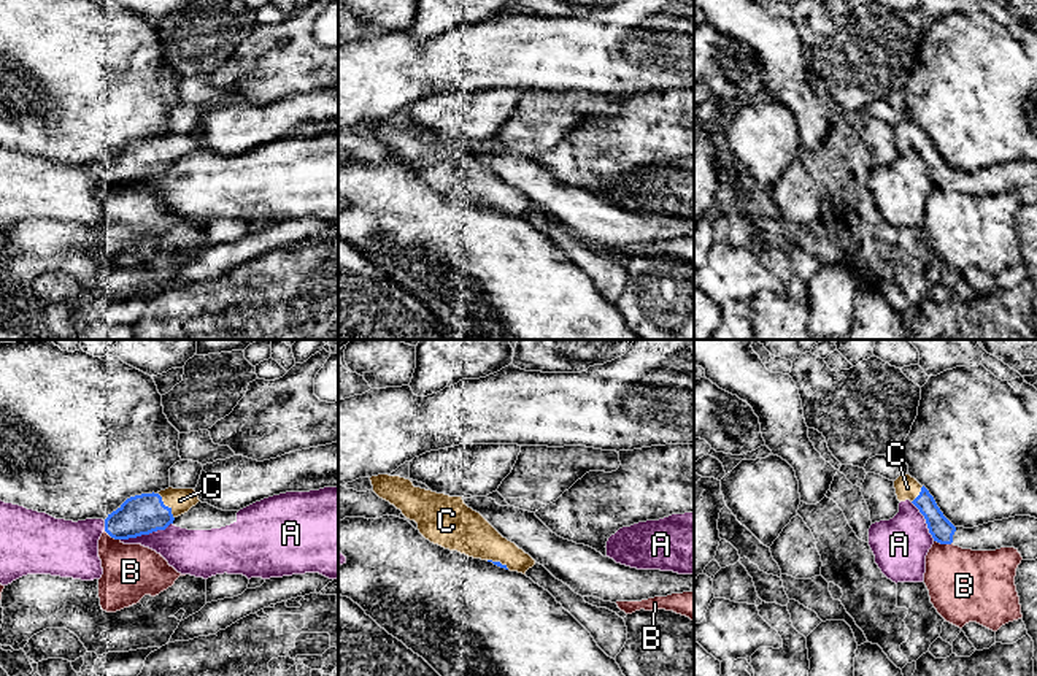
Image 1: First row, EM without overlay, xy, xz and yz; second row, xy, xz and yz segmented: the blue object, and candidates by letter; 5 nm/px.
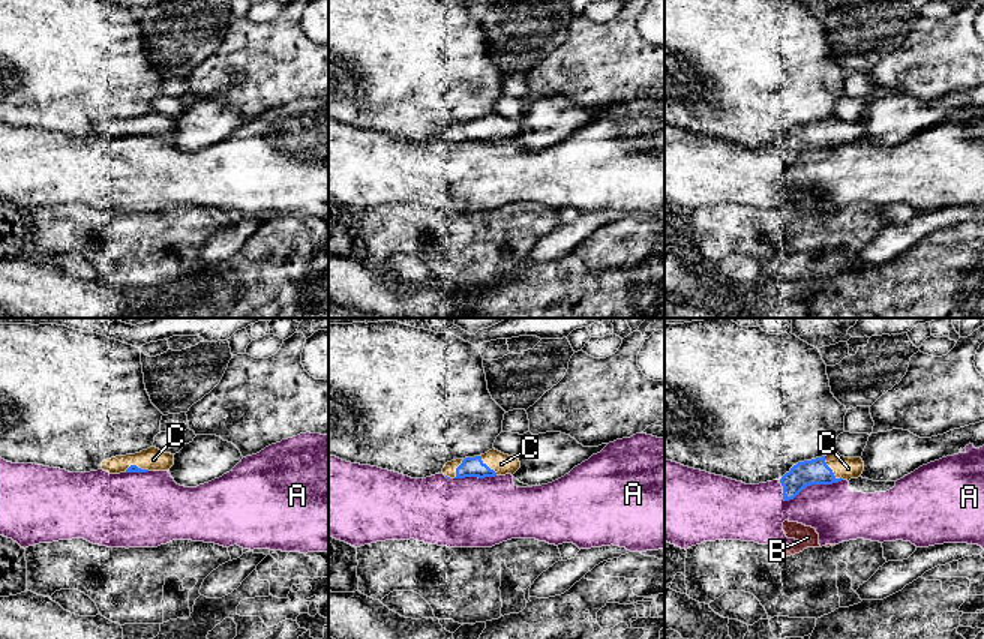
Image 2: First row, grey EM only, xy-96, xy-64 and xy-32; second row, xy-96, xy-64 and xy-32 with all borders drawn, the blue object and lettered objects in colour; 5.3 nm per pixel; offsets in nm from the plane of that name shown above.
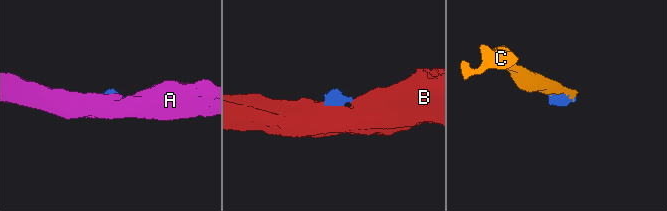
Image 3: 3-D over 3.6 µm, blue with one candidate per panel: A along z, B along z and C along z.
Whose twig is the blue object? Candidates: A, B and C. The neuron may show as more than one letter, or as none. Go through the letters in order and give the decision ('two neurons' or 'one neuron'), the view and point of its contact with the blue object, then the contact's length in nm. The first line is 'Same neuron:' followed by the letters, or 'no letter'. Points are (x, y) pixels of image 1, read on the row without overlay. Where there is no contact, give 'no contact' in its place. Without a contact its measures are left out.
Same neuron: C
A: two neurons; meets blue in xy at (146, 178); contact 280 nm long
B: two neurons; meets blue in yz at (944, 188); contact 100 nm long
C: one neuron; meets blue in xy at (164, 149); contact 160 nm long

